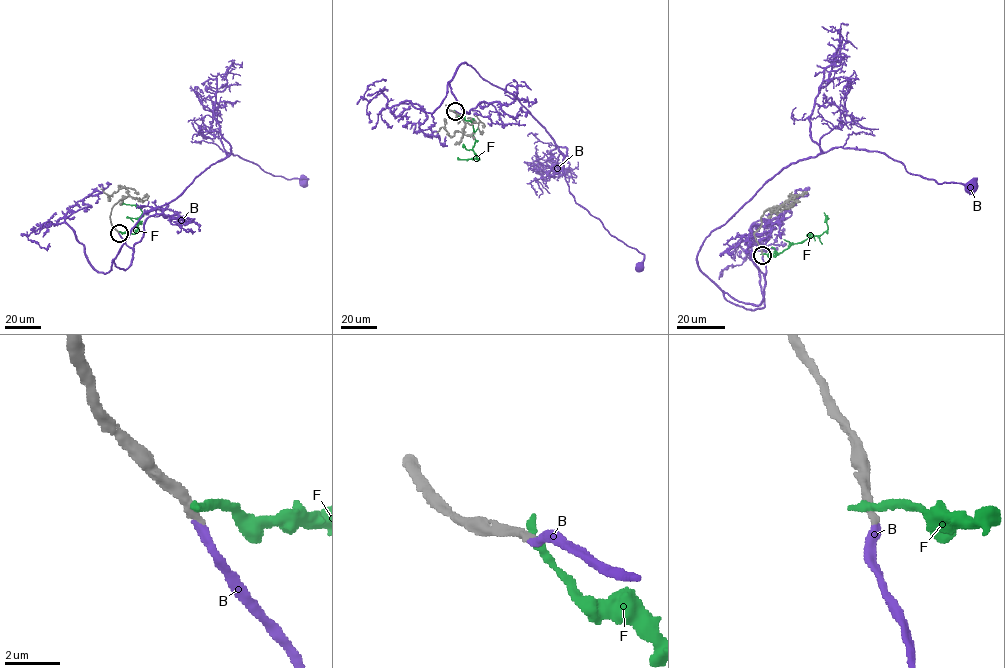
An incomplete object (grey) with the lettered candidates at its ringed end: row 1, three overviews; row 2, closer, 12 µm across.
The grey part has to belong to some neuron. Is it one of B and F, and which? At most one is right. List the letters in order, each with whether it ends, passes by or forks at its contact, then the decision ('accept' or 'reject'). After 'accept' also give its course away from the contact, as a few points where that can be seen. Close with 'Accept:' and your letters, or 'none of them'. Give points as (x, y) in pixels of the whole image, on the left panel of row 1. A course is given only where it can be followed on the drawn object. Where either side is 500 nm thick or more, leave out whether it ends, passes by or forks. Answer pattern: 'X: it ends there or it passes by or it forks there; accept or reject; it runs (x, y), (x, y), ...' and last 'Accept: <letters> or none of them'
B: it ends there; accept; it runs (118, 233), (133, 251), (126, 269), (114, 259), (136, 222), (175, 199), (227, 152), (274, 175), (304, 181)
F: it ends there; reject
Accept: B

